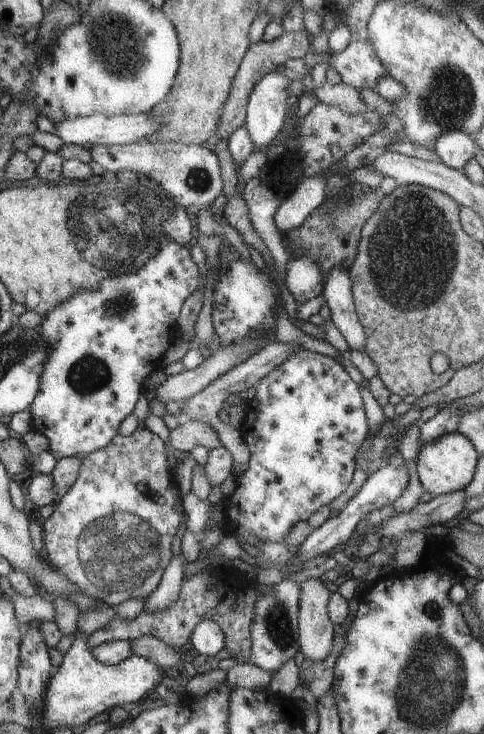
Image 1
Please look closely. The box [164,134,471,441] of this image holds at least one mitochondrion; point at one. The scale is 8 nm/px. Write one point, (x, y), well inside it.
(409, 251)

